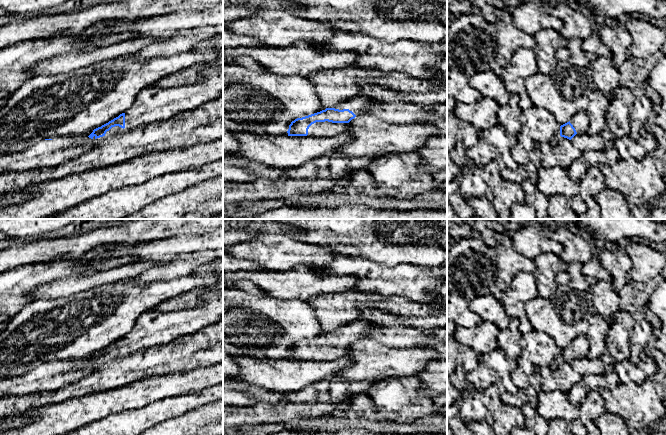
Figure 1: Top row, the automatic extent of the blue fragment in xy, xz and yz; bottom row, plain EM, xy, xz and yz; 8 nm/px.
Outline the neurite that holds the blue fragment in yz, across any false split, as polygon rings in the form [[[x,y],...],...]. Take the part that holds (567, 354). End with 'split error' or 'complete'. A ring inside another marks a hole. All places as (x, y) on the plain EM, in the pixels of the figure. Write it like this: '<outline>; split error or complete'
[[[586,336],[576,338],[569,346],[560,350],[560,360],[571,364],[576,358],[587,357],[588,341]]]; split error

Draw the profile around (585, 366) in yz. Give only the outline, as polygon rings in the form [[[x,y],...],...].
[[[576,358],[571,367],[583,378],[592,374],[605,374],[607,370],[601,359]]]

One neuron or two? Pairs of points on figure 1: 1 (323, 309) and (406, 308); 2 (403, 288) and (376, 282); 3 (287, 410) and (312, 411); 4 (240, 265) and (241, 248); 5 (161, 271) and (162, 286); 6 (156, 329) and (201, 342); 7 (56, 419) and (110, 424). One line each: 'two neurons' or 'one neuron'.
1: one neuron
2: one neuron
3: one neuron
4: two neurons
5: two neurons
6: two neurons
7: two neurons

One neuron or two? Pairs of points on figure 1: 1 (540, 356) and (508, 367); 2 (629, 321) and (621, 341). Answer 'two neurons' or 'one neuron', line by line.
1: two neurons
2: one neuron

